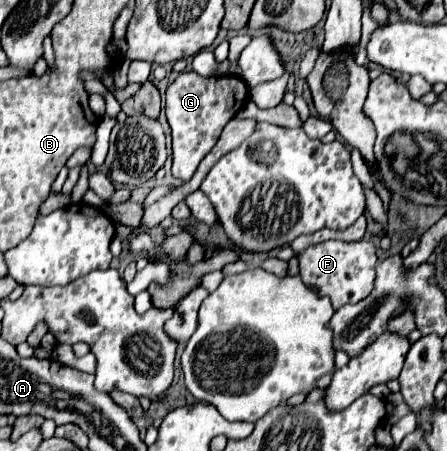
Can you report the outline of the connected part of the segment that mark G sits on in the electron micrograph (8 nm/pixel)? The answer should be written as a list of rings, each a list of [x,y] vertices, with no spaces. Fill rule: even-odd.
[[[181,72],[179,78],[169,84],[165,94],[165,112],[173,132],[173,176],[181,182],[189,182],[199,162],[217,144],[225,124],[249,102],[249,90],[237,76],[203,78],[195,72]]]

